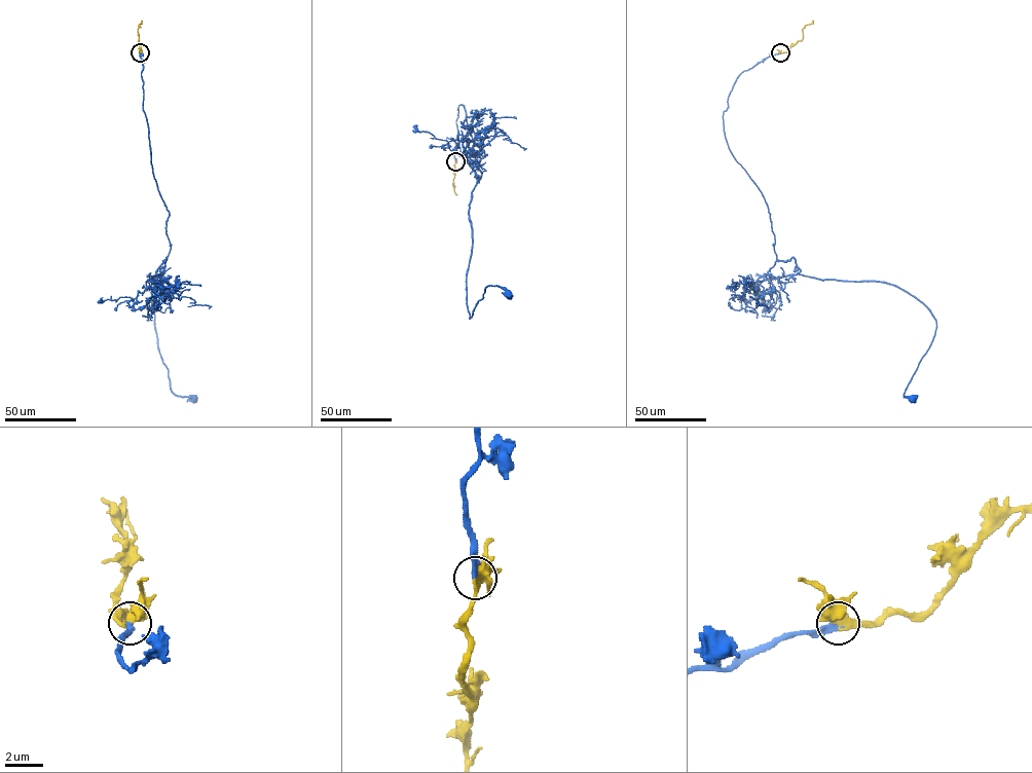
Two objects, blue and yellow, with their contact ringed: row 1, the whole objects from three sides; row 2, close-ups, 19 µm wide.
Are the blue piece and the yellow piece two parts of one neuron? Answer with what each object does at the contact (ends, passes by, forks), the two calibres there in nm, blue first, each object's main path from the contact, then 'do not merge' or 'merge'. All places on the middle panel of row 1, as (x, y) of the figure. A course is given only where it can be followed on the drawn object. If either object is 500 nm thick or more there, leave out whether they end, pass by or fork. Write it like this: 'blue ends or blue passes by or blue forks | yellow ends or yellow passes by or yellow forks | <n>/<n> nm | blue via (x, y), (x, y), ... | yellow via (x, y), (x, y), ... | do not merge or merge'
blue ends | yellow passes by | 300/460 nm | blue via (455, 161), (459, 105), (473, 142), (485, 156), (469, 209), (470, 318), (488, 286), (501, 287), (509, 295) | yellow via (455, 161), (452, 184), (456, 194) | merge

